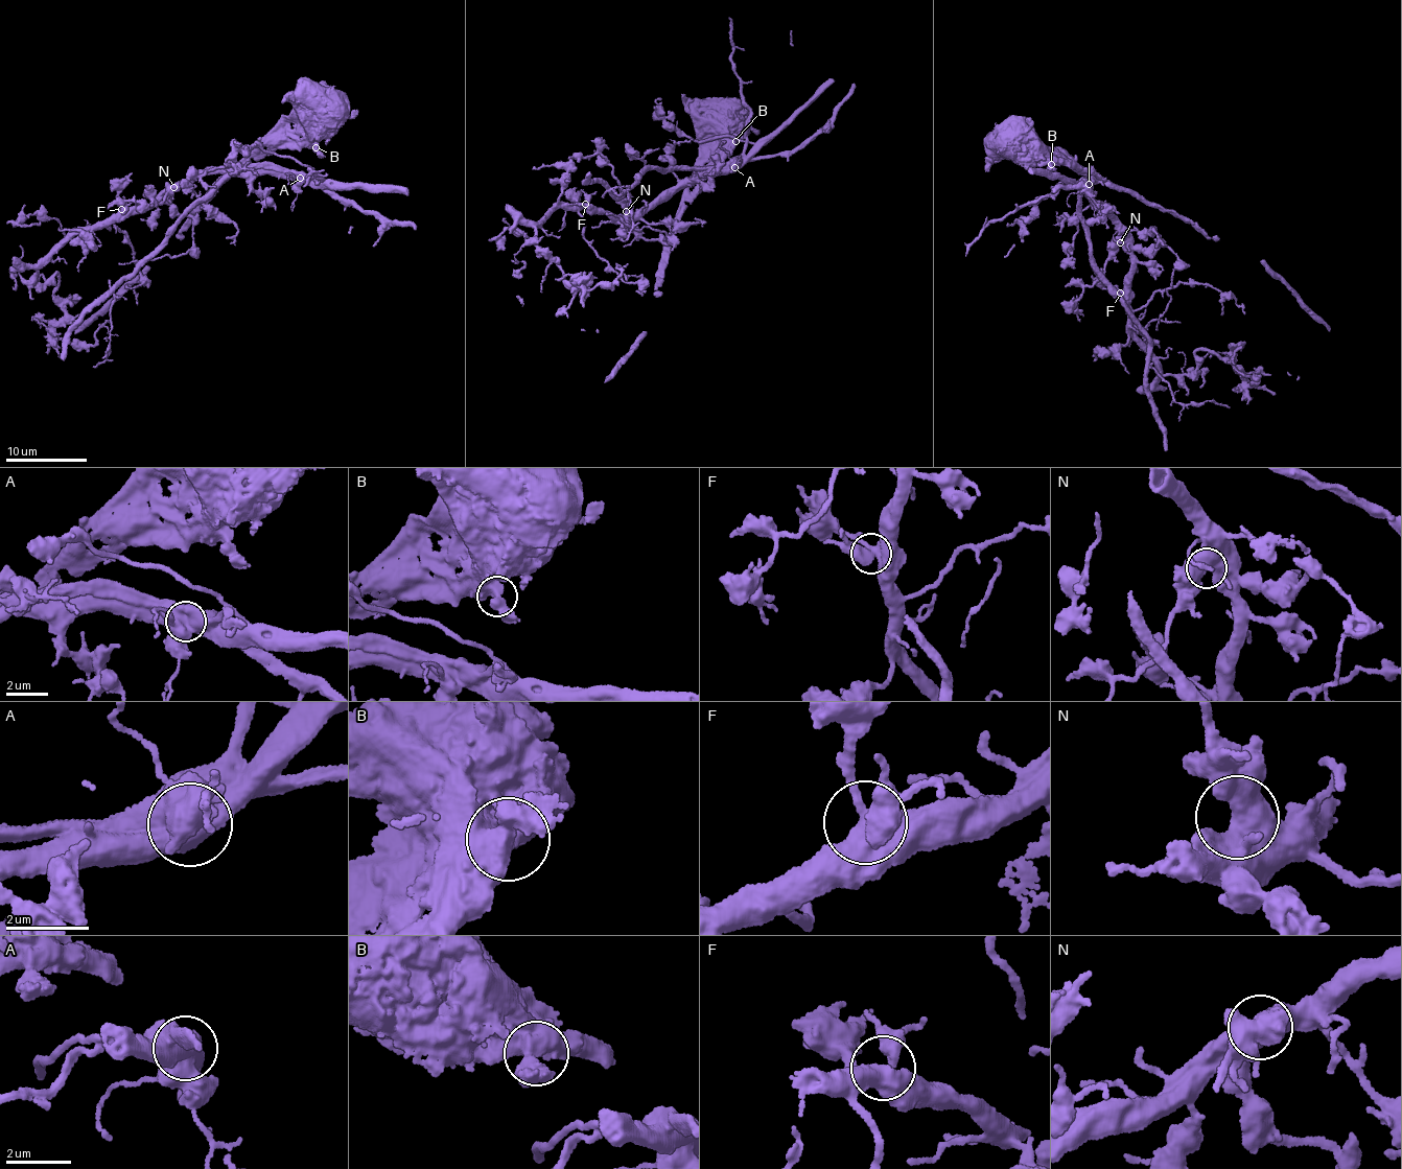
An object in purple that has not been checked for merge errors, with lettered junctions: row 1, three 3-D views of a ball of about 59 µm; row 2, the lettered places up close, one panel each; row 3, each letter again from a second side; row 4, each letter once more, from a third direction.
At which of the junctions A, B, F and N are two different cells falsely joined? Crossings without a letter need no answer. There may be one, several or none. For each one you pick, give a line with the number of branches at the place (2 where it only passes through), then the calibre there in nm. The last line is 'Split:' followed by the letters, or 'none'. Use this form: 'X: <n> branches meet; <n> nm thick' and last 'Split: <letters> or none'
A: 2 branches meet; 850 nm thick
Split: A

